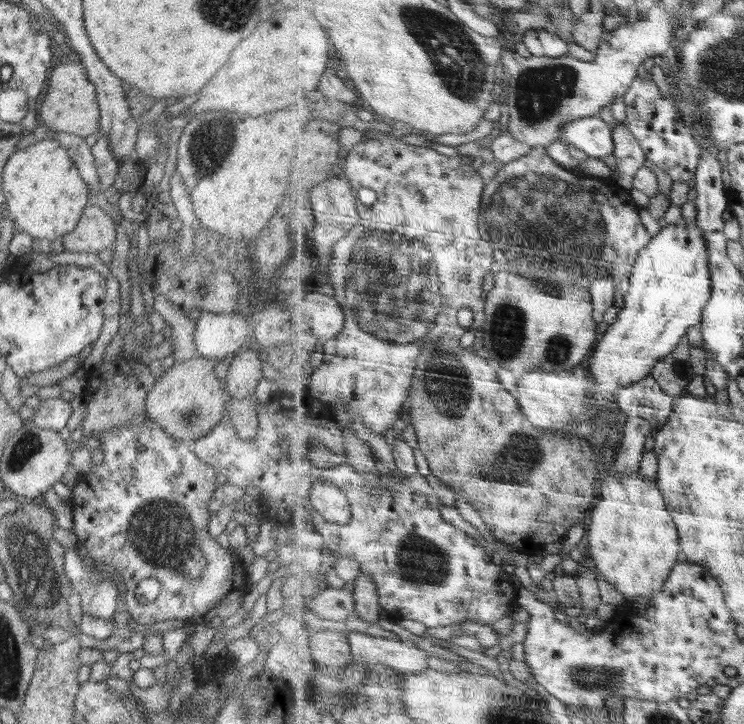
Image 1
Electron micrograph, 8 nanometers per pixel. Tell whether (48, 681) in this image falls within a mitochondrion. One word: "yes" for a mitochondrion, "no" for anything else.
no

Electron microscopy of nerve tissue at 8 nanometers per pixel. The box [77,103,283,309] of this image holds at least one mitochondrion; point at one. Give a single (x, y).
(209, 155)

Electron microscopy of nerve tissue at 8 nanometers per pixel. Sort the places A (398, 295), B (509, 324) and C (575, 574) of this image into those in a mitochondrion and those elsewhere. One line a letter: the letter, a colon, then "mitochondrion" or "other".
A: mitochondrion
B: mitochondrion
C: other

